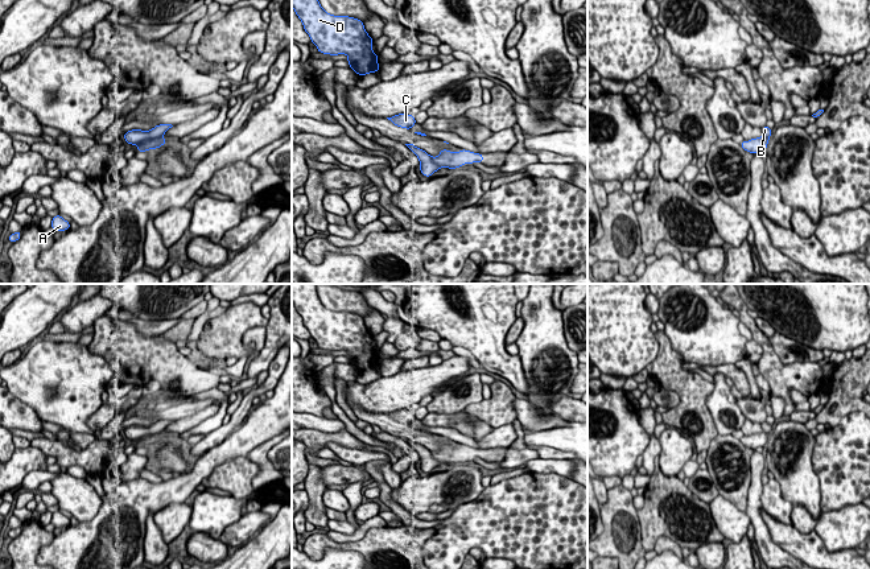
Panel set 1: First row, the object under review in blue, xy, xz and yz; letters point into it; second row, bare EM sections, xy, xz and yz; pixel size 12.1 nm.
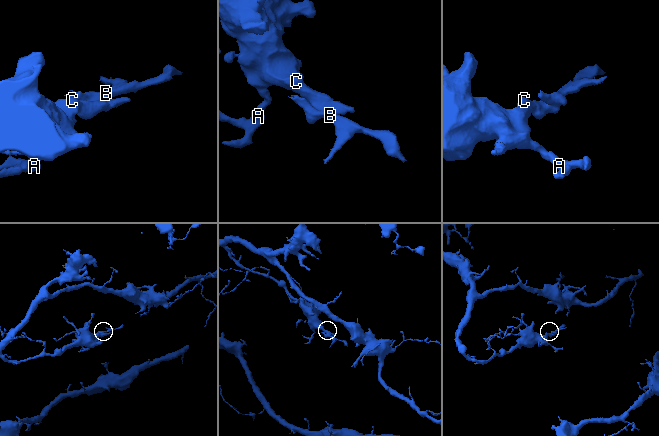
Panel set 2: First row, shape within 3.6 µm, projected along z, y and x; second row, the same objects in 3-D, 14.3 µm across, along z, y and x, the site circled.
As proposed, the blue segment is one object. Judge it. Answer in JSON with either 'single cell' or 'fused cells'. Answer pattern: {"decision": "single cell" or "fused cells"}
{"decision": "fused cells"}

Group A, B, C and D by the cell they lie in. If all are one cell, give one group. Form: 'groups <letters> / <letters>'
groups A C D / B

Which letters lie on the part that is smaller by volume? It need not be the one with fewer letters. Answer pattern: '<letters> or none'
B

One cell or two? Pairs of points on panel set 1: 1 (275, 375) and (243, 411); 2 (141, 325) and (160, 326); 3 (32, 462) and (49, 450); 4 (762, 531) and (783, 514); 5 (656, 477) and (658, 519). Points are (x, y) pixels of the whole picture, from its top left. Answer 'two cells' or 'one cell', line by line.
1: one cell
2: one cell
3: two cells
4: two cells
5: one cell

